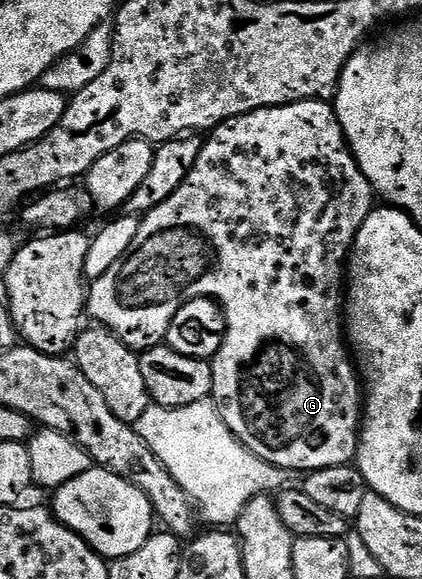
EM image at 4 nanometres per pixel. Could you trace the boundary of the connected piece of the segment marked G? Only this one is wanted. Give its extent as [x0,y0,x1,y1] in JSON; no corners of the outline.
[86,100,374,475]

